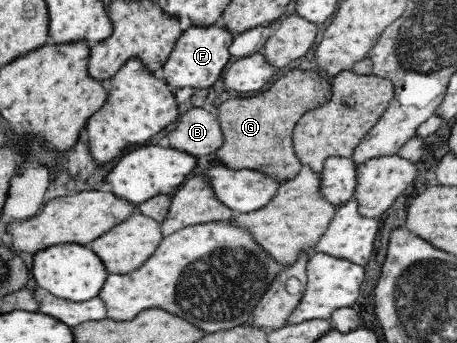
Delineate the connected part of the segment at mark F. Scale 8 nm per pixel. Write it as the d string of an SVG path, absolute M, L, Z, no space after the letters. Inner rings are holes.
M185 25L181 36L175 43L175 48L171 51L167 62L163 64L163 78L170 86L175 88L209 88L213 86L223 74L226 66L233 60L230 53L230 46L233 42L234 34L223 27L193 26Z

